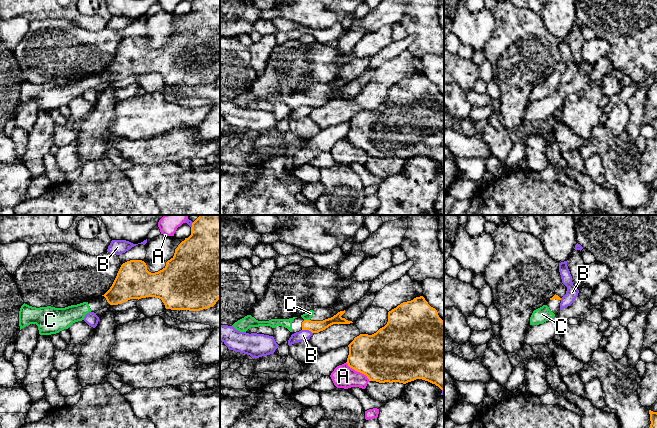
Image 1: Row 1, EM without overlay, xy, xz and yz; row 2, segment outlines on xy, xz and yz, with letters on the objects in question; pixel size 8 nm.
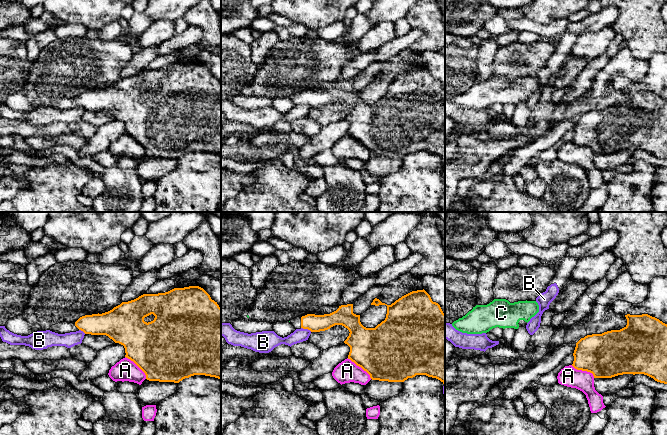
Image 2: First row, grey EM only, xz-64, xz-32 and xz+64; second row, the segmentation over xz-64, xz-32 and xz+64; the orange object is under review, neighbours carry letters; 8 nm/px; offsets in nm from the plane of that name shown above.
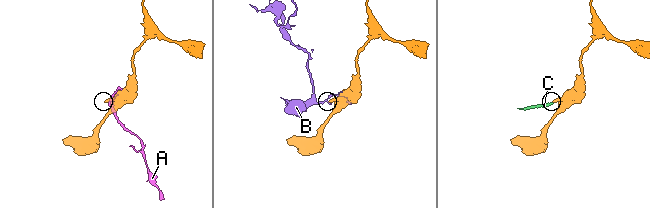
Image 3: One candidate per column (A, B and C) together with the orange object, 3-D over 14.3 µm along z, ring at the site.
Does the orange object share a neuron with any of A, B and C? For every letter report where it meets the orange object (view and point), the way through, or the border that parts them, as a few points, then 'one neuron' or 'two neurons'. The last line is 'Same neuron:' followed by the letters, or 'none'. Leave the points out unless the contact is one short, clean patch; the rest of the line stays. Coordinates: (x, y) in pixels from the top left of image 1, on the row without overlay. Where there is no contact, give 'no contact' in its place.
A: contact xz (358, 147); two neurons
B: contact xz (307, 105); two neurons
C: contact xz (307, 96); way xz (314, 102), (307, 96), (307, 92); one neuron
Same neuron: C

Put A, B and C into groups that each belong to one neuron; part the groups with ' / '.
A / B / C

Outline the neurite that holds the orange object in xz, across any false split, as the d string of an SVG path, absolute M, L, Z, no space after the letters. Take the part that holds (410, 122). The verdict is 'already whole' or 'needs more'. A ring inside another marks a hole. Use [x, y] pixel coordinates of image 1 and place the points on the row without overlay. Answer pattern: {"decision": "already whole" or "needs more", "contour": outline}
{"decision": "already whole", "contour": "M423 72L388 88L387 100L372 111L360 110L348 121L347 140L379 159L406 160L422 155L444 166L444 97Z"}

